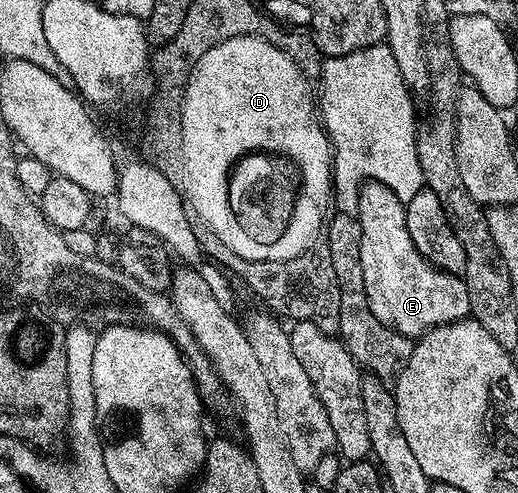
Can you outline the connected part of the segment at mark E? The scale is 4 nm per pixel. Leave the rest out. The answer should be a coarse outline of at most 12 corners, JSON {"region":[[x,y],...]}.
{"region":[[383,183],[358,192],[360,269],[376,321],[421,337],[470,315],[462,275],[408,237]]}

